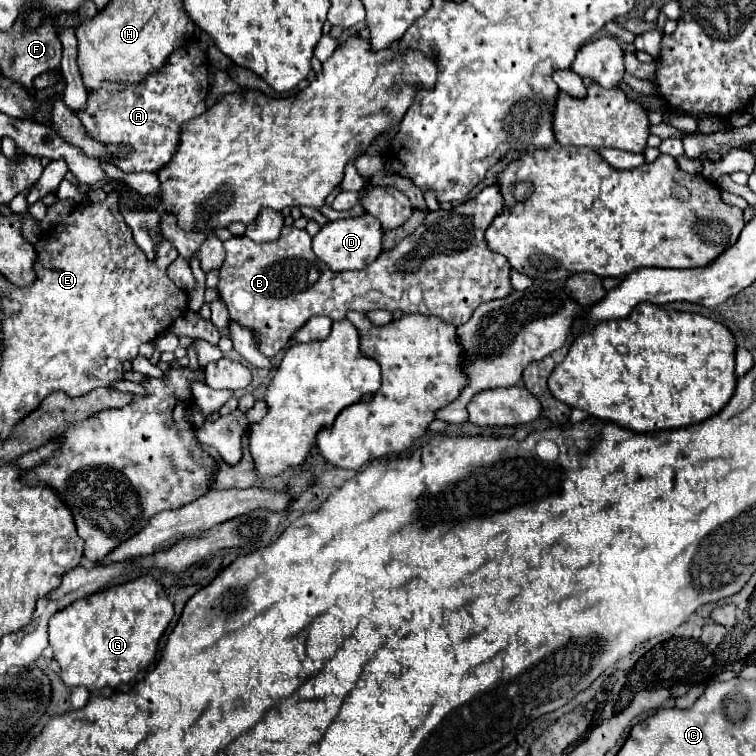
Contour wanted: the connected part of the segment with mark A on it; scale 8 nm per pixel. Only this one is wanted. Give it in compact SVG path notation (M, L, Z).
M186 44L178 50L174 50L168 58L168 66L162 66L156 74L154 80L144 80L140 86L118 86L118 84L104 84L102 90L90 94L88 98L88 108L84 112L78 112L78 118L86 126L88 134L106 144L130 144L132 146L132 156L124 160L110 160L114 162L120 170L124 172L158 172L164 168L174 152L178 150L180 144L180 134L182 128L188 120L200 116L206 112L206 96L208 96L208 54L198 46L198 44Z

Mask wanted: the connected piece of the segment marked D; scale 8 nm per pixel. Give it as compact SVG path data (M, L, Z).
M370 214L354 216L354 218L344 218L344 220L334 220L322 226L322 230L314 236L312 248L320 260L324 260L334 272L344 272L344 270L360 270L368 264L372 264L380 252L382 252L382 224L378 218Z

